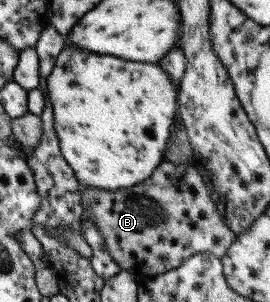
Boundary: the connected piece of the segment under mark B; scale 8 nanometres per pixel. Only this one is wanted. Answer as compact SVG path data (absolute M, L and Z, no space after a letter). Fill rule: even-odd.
M161 161L150 176L140 183L114 191L82 186L79 183L78 186L80 189L76 194L80 197L81 208L89 212L89 219L95 226L105 251L114 259L120 270L135 270L142 278L161 275L175 269L185 259L198 252L210 252L220 259L236 237L218 216L201 174L189 164Z

